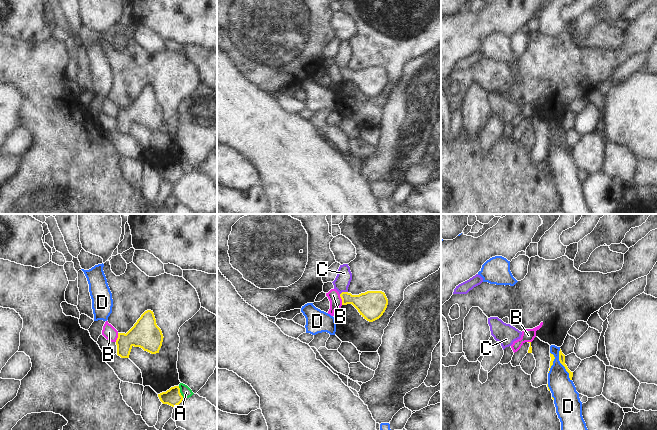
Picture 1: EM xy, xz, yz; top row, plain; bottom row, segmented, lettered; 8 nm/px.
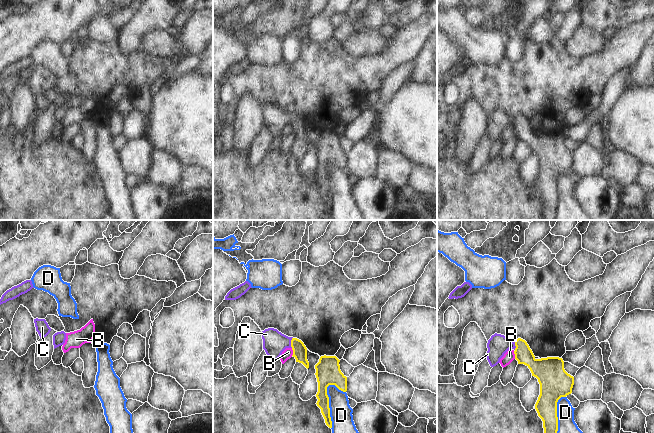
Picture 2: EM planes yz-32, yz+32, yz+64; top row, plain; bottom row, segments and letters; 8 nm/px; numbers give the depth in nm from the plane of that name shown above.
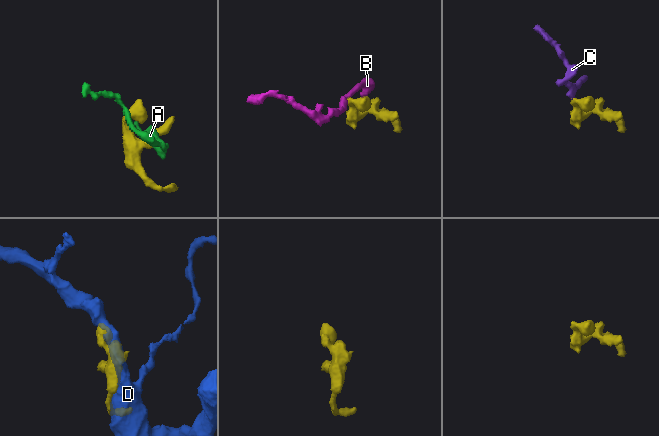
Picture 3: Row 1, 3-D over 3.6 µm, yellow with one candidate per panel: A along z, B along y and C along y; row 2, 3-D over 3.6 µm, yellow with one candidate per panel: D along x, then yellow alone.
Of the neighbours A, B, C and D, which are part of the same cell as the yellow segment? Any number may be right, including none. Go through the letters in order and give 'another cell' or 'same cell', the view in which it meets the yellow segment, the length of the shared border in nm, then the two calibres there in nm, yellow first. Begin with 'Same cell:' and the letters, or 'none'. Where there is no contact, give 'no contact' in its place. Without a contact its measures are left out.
Same cell: C
A: another cell; meets yellow in xy; contact 120 nm long; 140 nm thick on the yellow side, 90 nm on the other
B: another cell; meets yellow in xz; contact 90 nm long; 220 nm thick on the yellow side, 100 nm on the other
C: same cell; meets yellow in xz; contact 70 nm long; 220 nm thick on the yellow side, 130 nm on the other
D: another cell; meets yellow in yz; contact 280 nm long; 50 nm thick on the yellow side, 200 nm on the other

